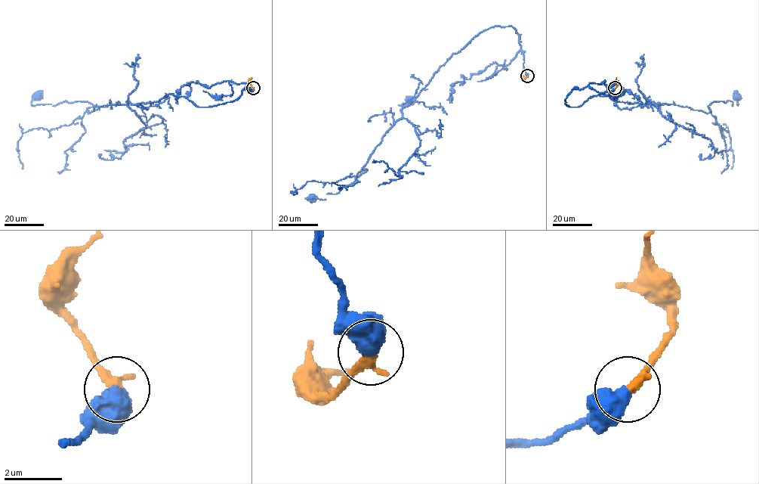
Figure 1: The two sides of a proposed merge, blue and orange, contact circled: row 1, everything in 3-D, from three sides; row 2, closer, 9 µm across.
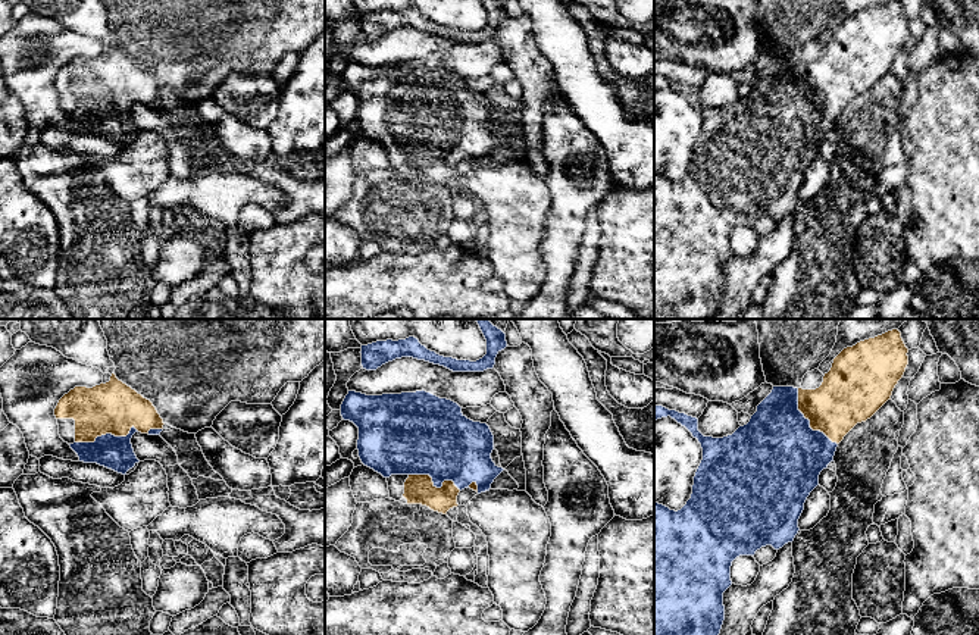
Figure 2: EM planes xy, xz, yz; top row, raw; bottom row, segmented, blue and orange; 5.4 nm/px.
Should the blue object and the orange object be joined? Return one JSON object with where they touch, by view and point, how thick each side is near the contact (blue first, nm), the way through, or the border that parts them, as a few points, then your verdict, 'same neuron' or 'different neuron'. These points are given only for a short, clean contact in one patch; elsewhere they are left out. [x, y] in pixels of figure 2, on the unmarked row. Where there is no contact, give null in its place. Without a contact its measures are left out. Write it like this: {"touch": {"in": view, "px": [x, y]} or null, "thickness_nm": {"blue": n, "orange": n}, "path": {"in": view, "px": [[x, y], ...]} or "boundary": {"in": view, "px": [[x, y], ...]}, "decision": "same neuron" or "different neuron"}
{"touch": {"in": "xy", "px": [108, 105]}, "thickness_nm": {"blue": 190, "orange": 280}, "decision": "same neuron"}

